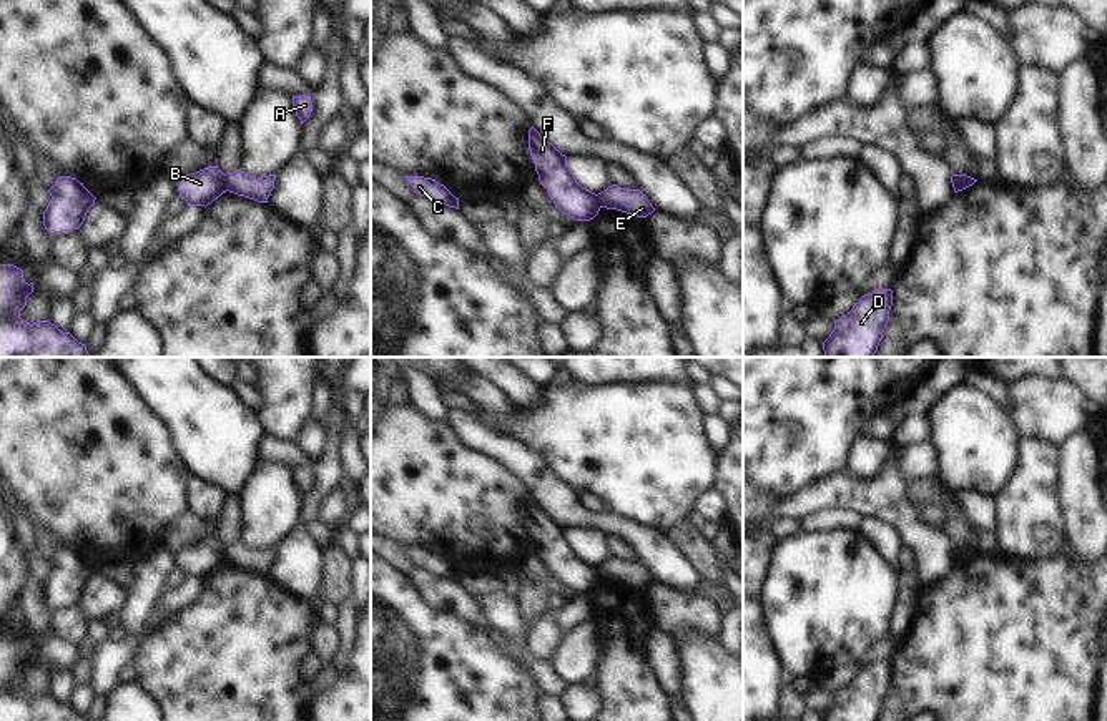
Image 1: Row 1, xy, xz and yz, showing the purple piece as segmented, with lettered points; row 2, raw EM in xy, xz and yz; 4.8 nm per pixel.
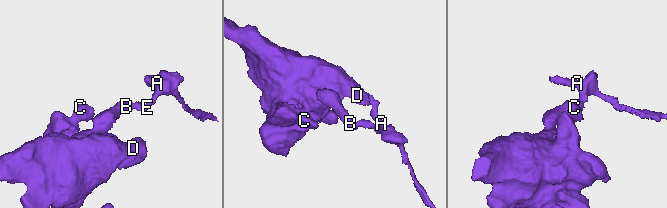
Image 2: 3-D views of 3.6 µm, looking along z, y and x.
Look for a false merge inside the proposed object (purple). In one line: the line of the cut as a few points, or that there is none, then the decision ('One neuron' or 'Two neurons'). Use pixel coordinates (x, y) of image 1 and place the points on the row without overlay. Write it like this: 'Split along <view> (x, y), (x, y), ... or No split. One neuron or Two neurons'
Split along xy (223, 547), (226, 562). Two neurons.

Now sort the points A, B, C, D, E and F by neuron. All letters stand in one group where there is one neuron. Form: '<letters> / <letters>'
A E / B C D F

